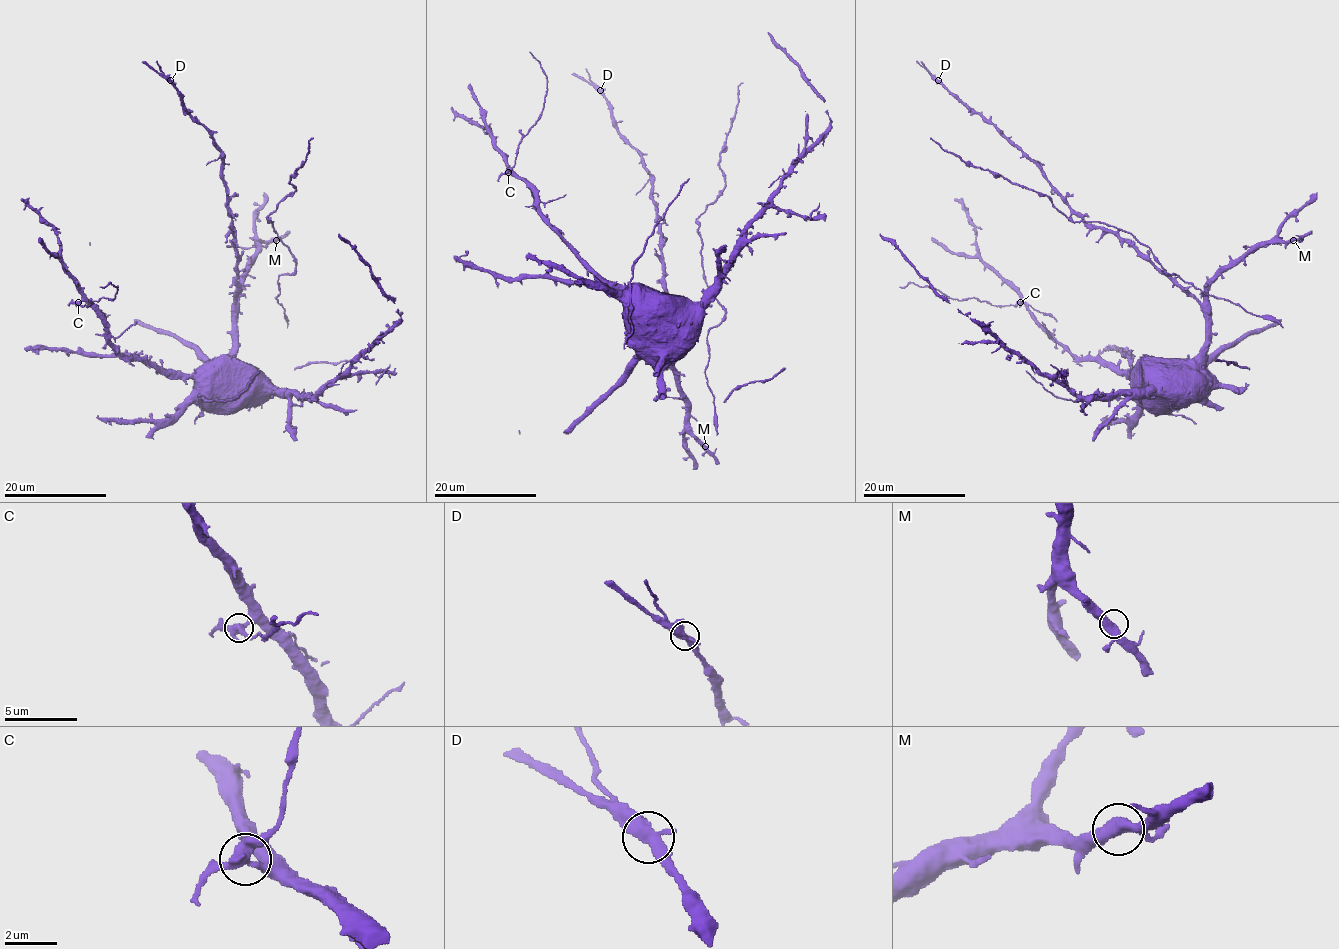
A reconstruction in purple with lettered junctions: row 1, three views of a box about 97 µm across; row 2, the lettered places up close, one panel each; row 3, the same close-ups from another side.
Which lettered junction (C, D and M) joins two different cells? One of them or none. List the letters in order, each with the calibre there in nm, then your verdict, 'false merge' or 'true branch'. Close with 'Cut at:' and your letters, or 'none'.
C: 400 nm thick; false merge
D: 400 nm thick; true branch
M: 440 nm thick; true branch
Cut at: C

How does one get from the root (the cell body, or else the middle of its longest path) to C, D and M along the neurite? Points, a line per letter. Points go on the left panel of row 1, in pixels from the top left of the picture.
C: (224, 363), (212, 358), (190, 373), (162, 373), (145, 361), (128, 361), (112, 343), (101, 317), (78, 302)
D: (224, 363), (219, 358), (227, 358), (235, 345), (236, 249), (222, 153), (183, 106), (183, 96), (170, 80)
M: (224, 363), (219, 358), (227, 358), (236, 340), (239, 280), (257, 252), (257, 246), (276, 240)

